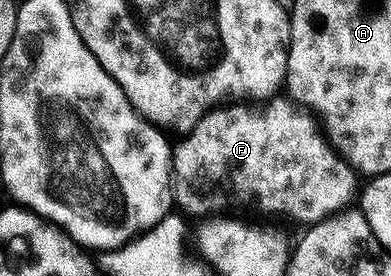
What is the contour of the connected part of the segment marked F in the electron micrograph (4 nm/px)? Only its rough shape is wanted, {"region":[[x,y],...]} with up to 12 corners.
{"region":[[290,99],[174,145],[174,207],[343,211],[355,170]]}

